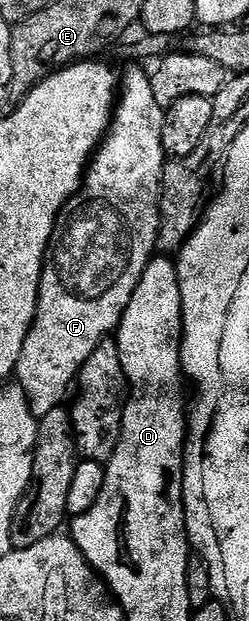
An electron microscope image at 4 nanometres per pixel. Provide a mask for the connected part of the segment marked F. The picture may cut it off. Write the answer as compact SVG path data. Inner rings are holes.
M131 69L124 77L122 74L121 96L113 110L111 128L91 158L78 194L67 202L65 220L58 226L57 240L47 254L35 321L21 351L17 381L26 391L27 400L36 414L56 412L67 392L69 397L85 359L89 359L99 344L118 330L125 309L129 307L129 299L133 299L133 291L137 291L141 275L156 252L161 220L159 195L163 187L163 166L168 160L163 149L164 116L165 109L157 105L153 95L148 70Z

